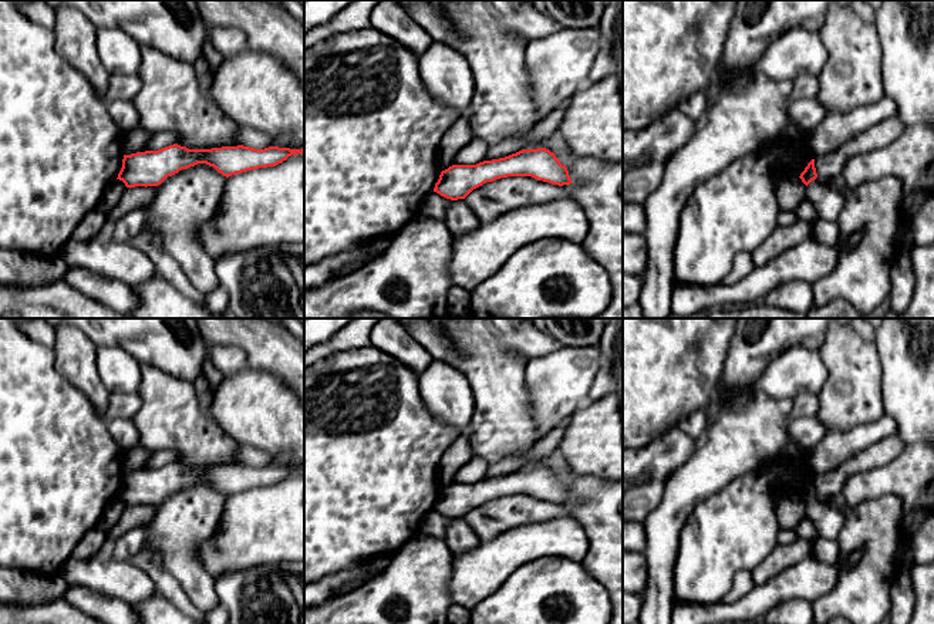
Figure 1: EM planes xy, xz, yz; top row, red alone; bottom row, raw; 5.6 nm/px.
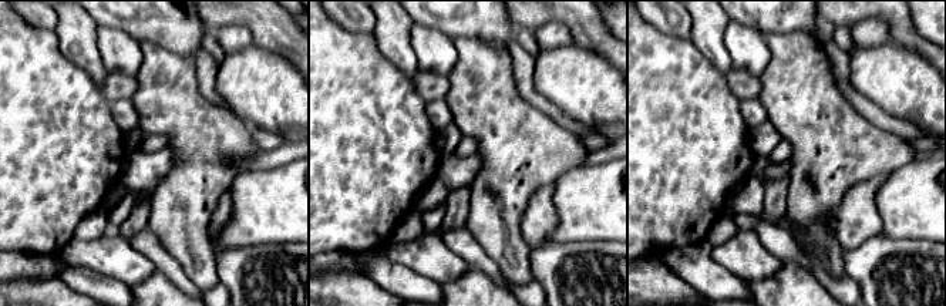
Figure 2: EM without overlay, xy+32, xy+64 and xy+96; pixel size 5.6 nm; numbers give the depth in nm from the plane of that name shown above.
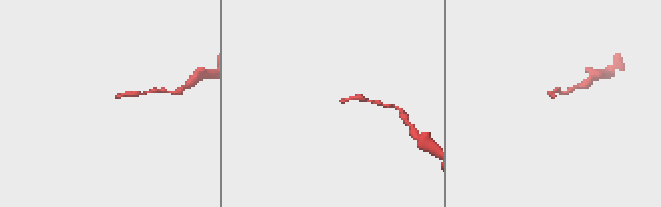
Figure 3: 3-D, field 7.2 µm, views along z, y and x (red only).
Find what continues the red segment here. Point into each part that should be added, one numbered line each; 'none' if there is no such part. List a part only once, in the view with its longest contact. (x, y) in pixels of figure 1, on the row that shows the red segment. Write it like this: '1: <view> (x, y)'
none

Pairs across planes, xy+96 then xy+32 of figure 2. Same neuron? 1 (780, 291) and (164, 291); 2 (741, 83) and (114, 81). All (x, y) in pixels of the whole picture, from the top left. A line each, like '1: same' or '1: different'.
1: same
2: same

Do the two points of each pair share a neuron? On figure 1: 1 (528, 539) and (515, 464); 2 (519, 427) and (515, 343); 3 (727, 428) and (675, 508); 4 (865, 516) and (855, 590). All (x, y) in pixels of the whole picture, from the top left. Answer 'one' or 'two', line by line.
1: two
2: one
3: one
4: one

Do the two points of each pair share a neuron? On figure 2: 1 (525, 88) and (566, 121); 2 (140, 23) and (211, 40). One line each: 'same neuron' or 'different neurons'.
1: same neuron
2: same neuron

